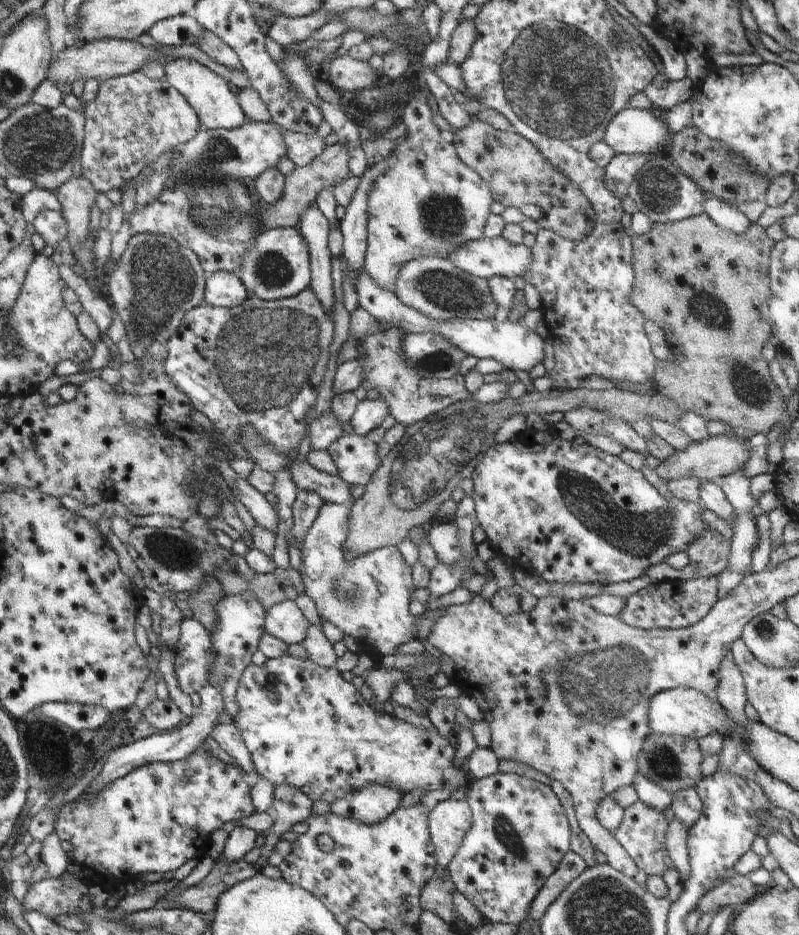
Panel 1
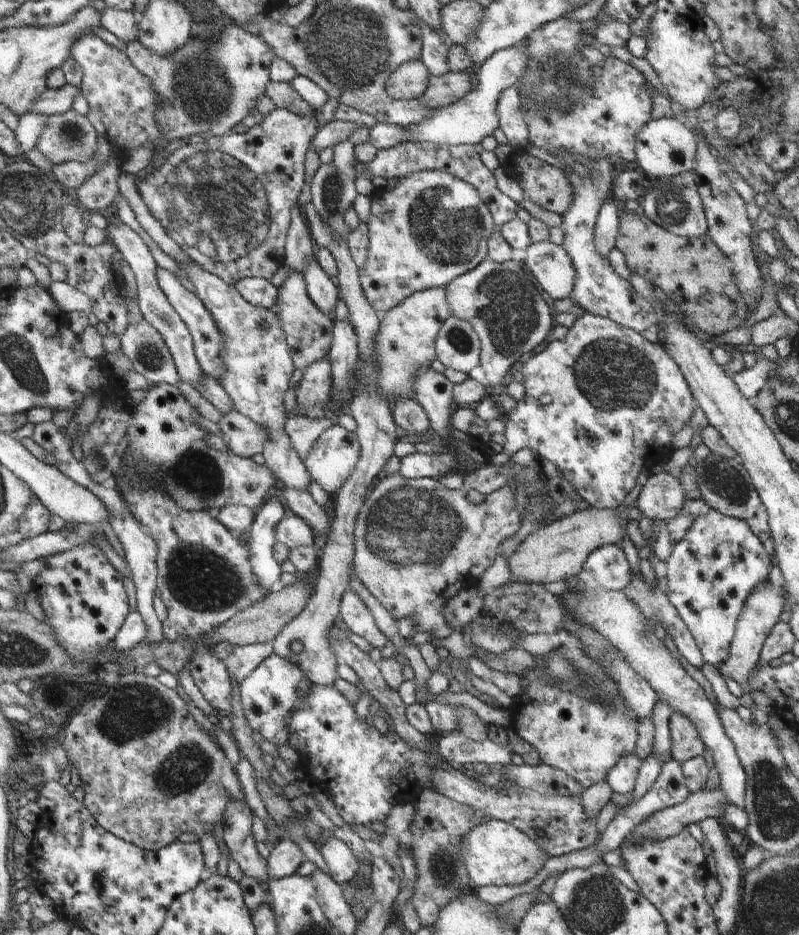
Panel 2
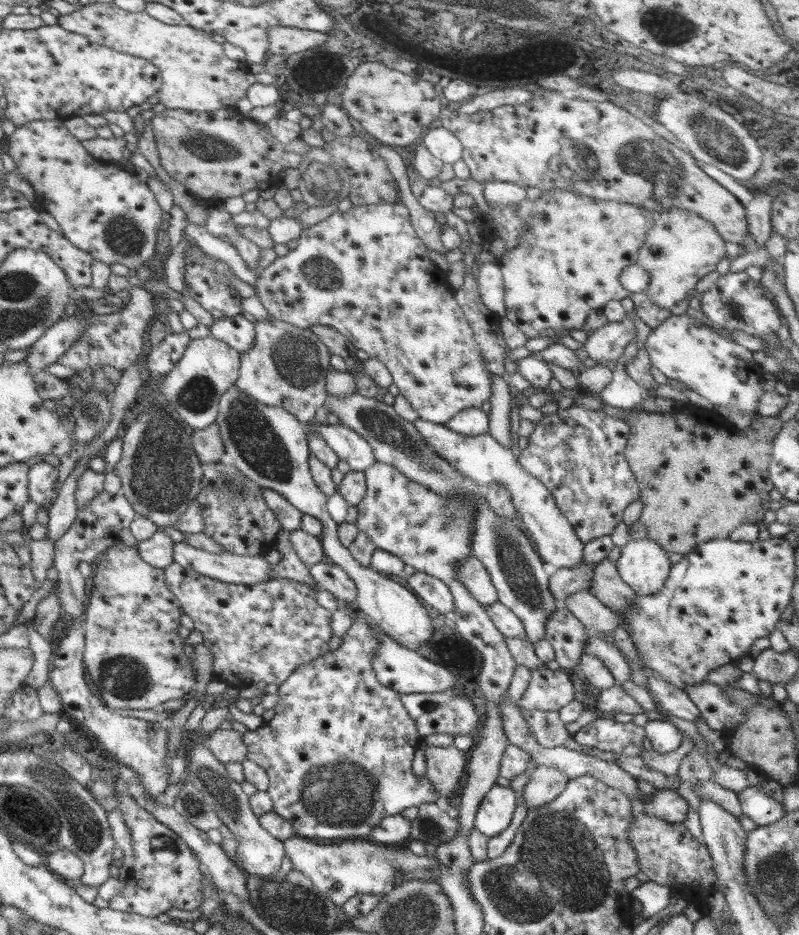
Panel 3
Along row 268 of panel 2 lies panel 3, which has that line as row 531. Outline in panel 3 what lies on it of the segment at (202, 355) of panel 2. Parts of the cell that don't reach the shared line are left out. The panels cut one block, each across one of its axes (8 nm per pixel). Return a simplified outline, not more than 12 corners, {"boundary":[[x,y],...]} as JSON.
{"boundary":[[158,528],[136,545],[144,562],[164,569],[173,562],[172,538]]}

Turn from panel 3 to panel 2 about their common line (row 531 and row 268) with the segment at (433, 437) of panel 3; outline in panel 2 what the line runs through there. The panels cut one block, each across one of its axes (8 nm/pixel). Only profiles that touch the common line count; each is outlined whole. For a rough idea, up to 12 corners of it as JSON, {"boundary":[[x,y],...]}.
{"boundary":[[532,243],[522,263],[554,300],[576,270],[561,245]]}

